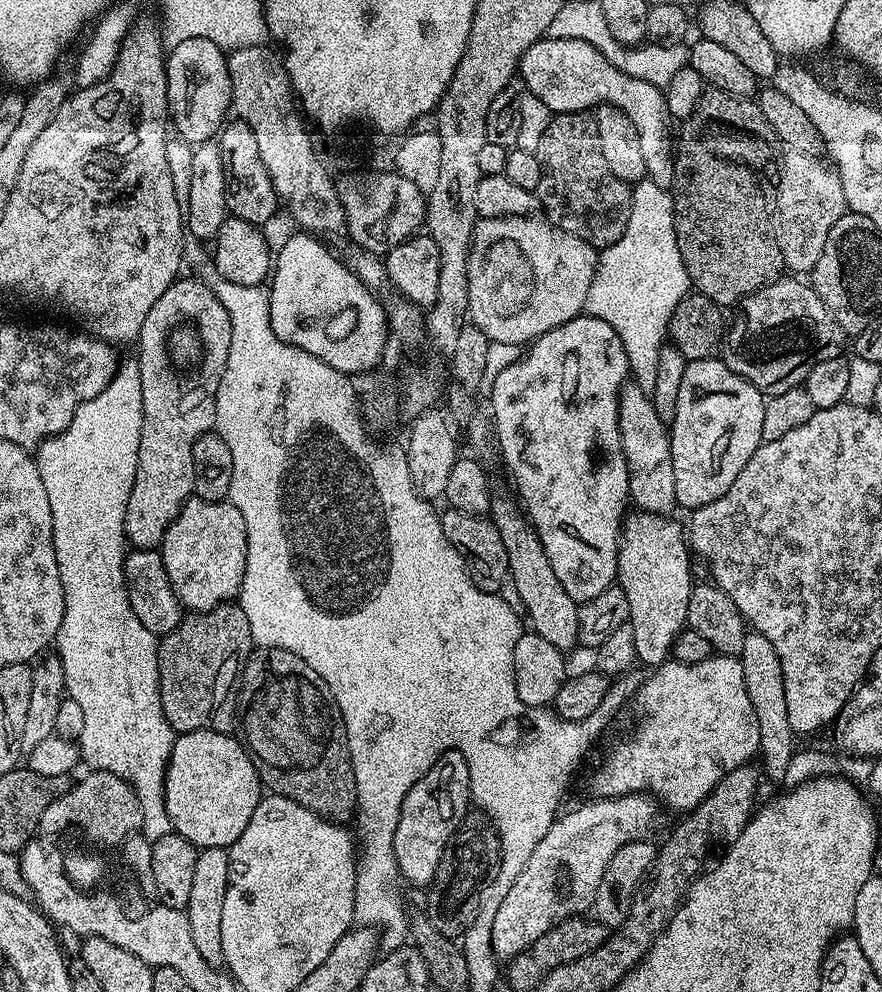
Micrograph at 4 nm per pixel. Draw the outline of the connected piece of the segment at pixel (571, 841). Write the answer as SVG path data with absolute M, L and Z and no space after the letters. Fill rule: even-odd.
M635 792L629 796L605 796L589 799L589 804L580 804L568 813L557 815L556 821L542 834L542 842L534 846L534 854L530 854L530 862L522 866L522 874L514 878L514 886L510 886L510 894L502 898L502 906L498 906L498 914L494 914L492 923L492 954L501 961L507 962L519 952L524 952L542 934L546 934L560 921L584 914L591 909L594 894L598 894L598 886L602 882L602 874L606 874L606 866L610 866L610 858L622 850L632 840L642 840L649 835L648 831L656 824L656 808L658 804L653 797ZM568 872L568 893L560 900L560 876Z

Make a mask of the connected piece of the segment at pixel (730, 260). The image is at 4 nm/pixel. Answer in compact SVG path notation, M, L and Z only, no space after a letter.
M711 86L705 87L702 98L698 98L698 106L690 118L683 121L678 128L678 139L674 144L674 174L672 175L672 210L676 218L676 241L678 242L678 254L682 254L682 262L686 266L691 287L699 295L710 298L715 304L727 306L739 305L744 297L763 288L765 284L777 279L785 271L784 259L780 253L780 241L774 231L776 214L776 196L778 185L778 156L776 160L777 138L770 122L762 114L759 103L755 99L726 94L722 90Z

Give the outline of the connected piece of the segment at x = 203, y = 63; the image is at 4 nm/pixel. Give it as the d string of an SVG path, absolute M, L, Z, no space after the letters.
M186 38L171 45L166 56L170 124L188 146L213 139L224 127L232 107L228 58L221 45L210 38Z

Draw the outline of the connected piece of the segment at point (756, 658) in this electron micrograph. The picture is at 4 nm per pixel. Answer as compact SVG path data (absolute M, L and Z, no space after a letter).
M749 631L746 642L742 642L738 659L742 662L742 674L746 678L746 692L750 694L750 703L758 718L758 756L759 759L764 759L763 771L767 775L769 772L774 778L780 778L790 763L792 753L798 748L797 737L792 731L786 711L786 682L782 682L782 662L778 662L778 653L774 646L770 646L770 641L754 631Z

